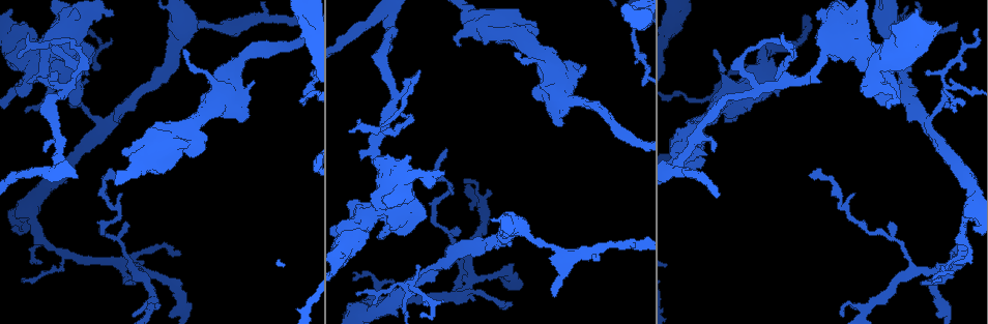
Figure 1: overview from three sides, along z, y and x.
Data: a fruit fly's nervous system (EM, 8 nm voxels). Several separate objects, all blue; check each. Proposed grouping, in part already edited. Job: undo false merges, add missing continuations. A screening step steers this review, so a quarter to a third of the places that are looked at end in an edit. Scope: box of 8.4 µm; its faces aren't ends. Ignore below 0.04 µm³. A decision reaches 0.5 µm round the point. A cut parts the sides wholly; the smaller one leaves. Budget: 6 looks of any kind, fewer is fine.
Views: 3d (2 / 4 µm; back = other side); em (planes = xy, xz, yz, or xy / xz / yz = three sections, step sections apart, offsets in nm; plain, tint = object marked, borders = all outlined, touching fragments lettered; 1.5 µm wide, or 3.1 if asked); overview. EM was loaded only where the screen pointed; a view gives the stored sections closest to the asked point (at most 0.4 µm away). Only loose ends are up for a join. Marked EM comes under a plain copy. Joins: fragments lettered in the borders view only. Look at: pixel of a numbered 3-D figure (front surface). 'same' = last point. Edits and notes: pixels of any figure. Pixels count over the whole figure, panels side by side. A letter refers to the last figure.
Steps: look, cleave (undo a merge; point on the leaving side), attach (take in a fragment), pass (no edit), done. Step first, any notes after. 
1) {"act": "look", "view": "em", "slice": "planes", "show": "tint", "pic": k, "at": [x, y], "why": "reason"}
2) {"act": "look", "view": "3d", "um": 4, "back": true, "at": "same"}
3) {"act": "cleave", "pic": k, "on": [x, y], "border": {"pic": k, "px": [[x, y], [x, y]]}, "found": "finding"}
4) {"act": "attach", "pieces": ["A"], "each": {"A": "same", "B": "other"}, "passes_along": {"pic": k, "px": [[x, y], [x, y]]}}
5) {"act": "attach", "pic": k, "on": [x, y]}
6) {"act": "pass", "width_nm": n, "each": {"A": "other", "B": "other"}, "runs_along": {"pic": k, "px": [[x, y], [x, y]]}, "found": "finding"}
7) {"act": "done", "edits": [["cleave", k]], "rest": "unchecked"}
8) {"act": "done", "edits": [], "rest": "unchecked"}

{"act": "look", "view": "em", "slice": "planes", "show": "borders", "pic": 1, "at": [552, 295], "why": "an open end"}

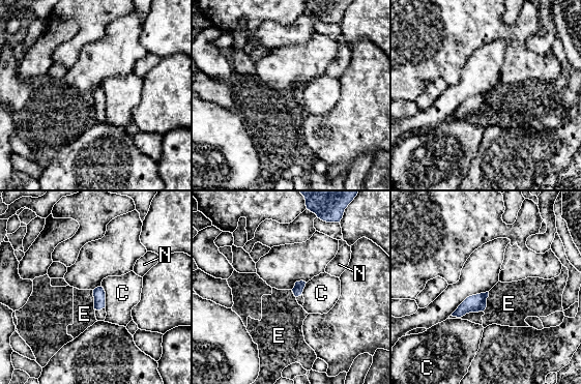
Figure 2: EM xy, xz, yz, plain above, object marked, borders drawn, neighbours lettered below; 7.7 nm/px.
{"act": "pass", "each": {"C": "other", "E": "other", "N": "other"}, "border": {"pic": 2, "px": [[92, 290], [94, 309]]}, "found": "no lettered fragment goes on from it"}

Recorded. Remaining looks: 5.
{"act": "look", "view": "3d", "um": 2, "pic": 1, "at": [889, 27], "why": "stops while still wide"}

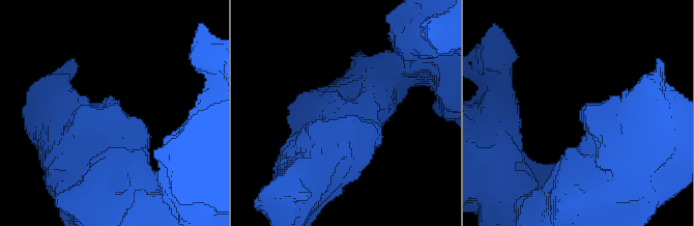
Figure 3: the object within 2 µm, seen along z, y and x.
{"act": "look", "view": "em", "slice": "planes", "show": "borders", "pic": 3, "at": [351, 118]}

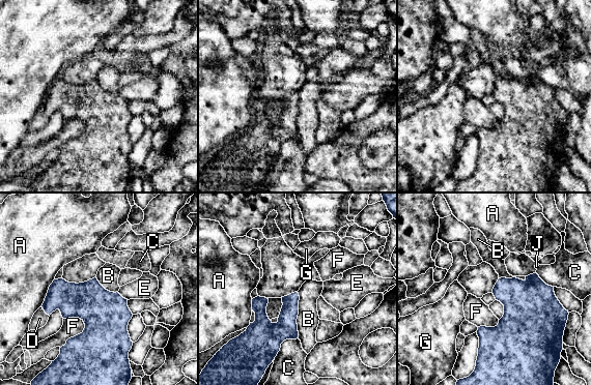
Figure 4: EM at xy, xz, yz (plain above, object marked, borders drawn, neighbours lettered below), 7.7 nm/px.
{"act": "pass", "each": {"A": "other", "B": "other", "C": "other", "D": "other", "E": "other", "F": "other", "G": "other", "J": "other"}, "border": {"pic": 4, "px": [[297, 292], [299, 337]]}, "found": "no lettered fragment goes on from it"}

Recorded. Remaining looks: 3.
{"act": "look", "view": "em", "slice": "xz", "step": 8, "show": "borders", "pic": 1, "at": [380, 130], "why": "closes a loop"}

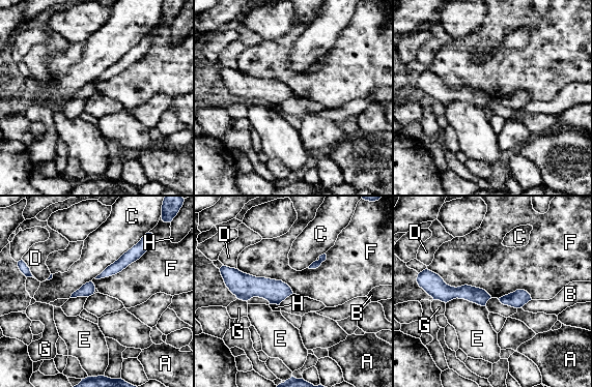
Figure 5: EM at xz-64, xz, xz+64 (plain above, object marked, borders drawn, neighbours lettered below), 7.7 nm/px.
{"act": "pass", "each": {"A": "other", "B": "other", "C": "other", "D": "other", "E": "other", "F": "other", "G": "other", "H": "other"}, "runs_along": {"pic": 5, "px": [[430, 291], [471, 293], [486, 297]]}, "found": "all the same neuron"}

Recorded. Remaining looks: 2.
{"act": "done", "edits": [], "rest": "unchecked"}

